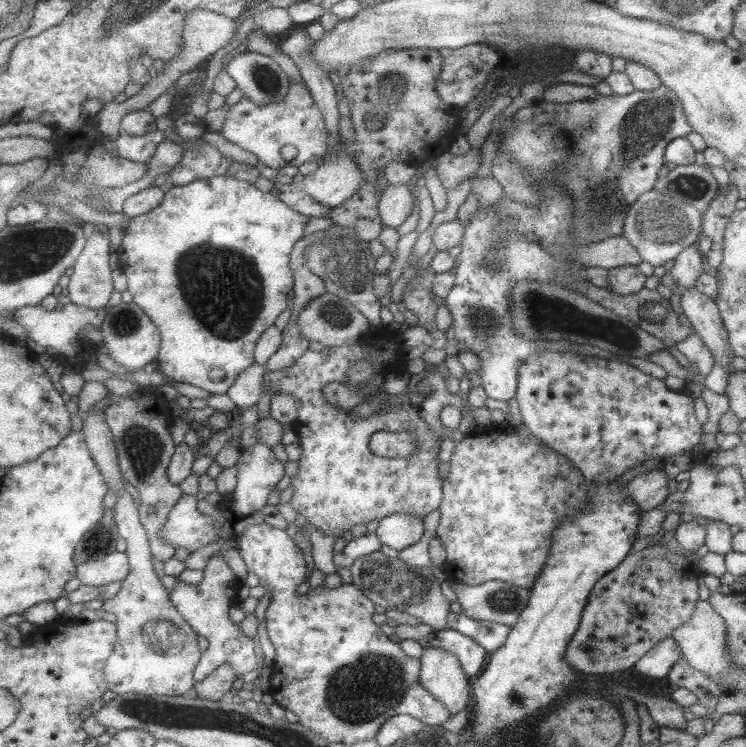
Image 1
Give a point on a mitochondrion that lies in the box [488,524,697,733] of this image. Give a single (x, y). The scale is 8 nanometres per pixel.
(516, 699)

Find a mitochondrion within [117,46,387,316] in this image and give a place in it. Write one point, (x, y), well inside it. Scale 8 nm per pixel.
(338, 257)

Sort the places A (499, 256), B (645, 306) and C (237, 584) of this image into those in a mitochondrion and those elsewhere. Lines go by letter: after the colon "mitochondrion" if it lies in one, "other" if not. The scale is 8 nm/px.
A: mitochondrion
B: mitochondrion
C: other

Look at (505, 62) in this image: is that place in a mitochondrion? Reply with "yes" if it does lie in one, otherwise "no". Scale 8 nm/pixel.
no

